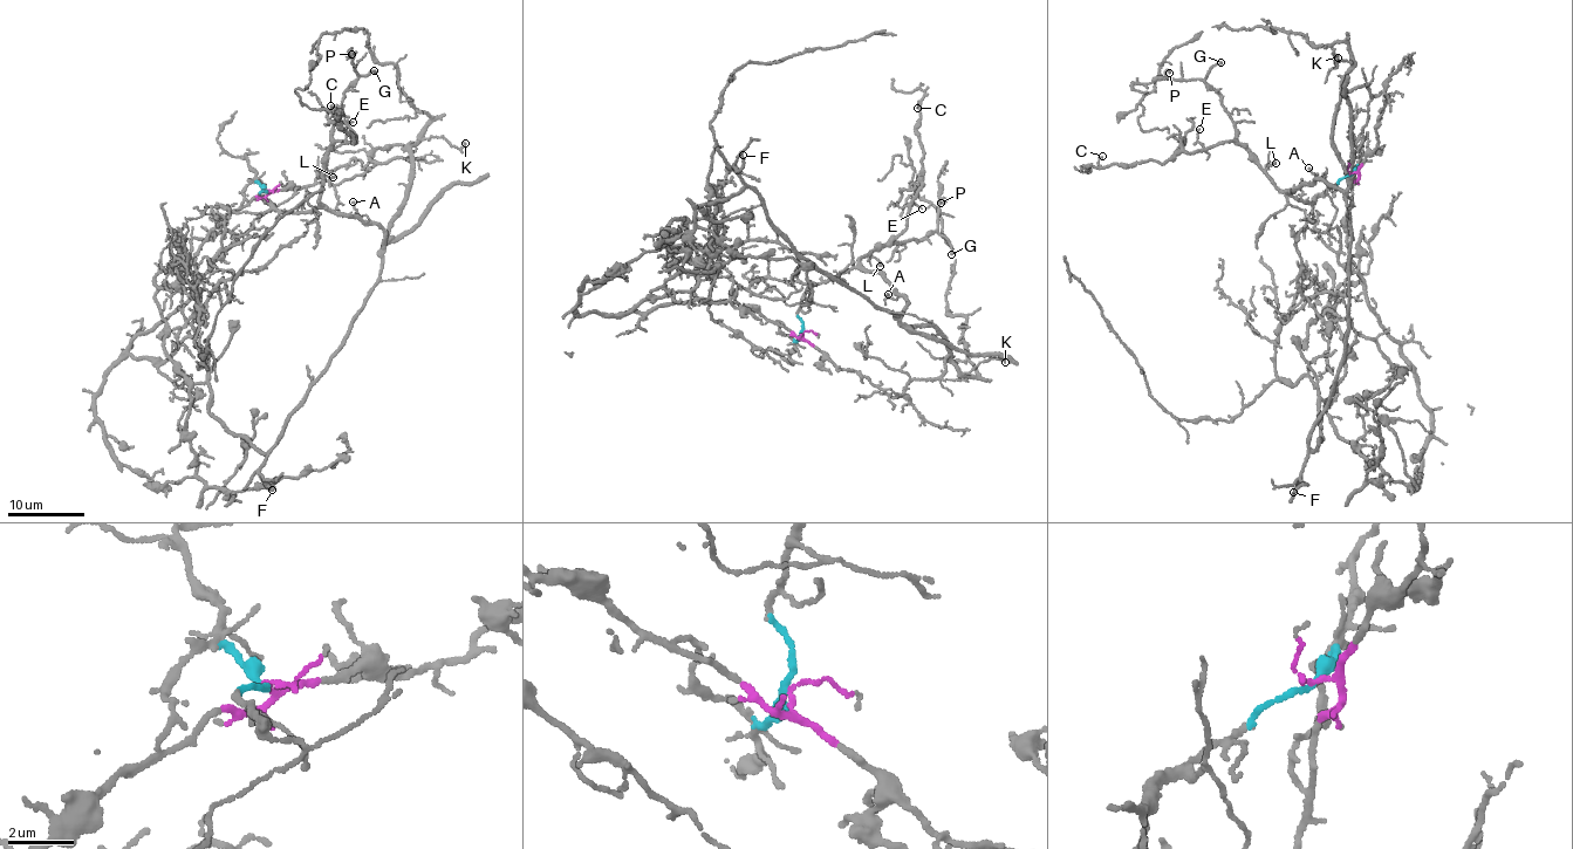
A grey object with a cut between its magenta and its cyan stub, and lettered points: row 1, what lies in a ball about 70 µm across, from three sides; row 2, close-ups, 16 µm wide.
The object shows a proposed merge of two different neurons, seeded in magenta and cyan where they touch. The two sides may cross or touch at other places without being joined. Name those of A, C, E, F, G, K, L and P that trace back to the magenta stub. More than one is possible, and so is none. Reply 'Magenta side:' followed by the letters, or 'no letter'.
Magenta side: no letter

